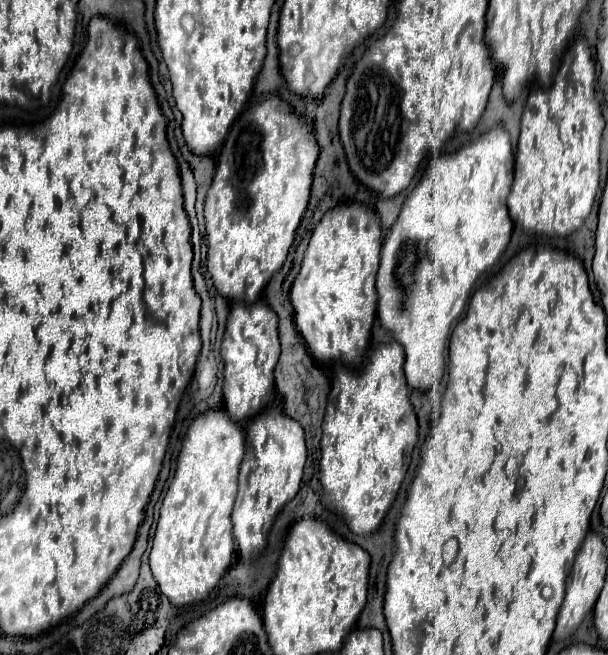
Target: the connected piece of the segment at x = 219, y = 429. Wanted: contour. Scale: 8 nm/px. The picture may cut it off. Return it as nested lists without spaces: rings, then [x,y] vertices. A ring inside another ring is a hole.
[[[224,410],[198,416],[188,428],[150,550],[152,574],[172,606],[188,606],[208,598],[234,560],[236,544],[230,514],[242,456],[244,434]]]

